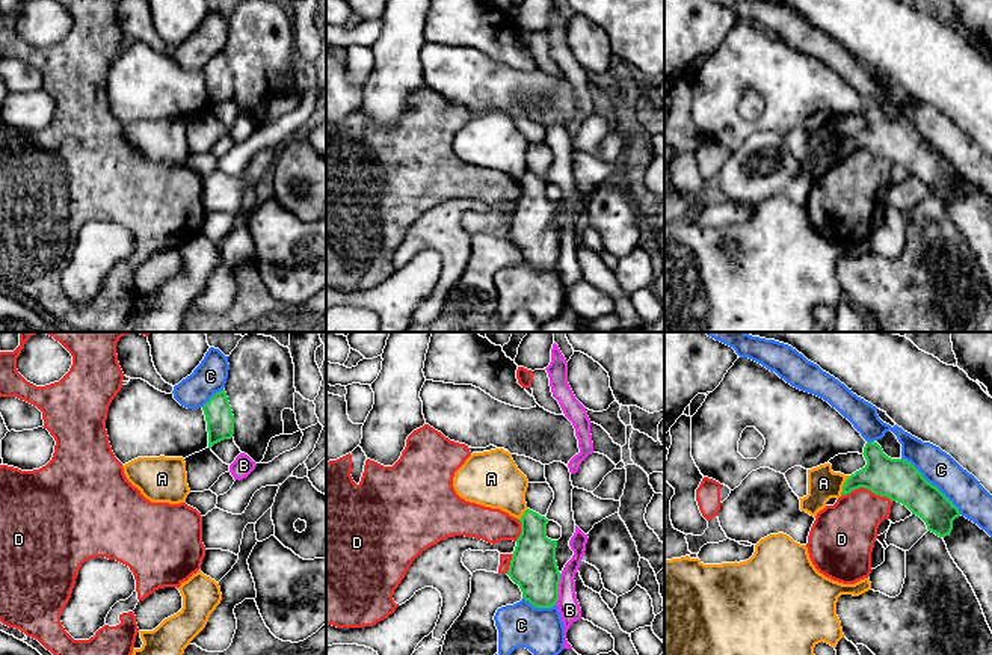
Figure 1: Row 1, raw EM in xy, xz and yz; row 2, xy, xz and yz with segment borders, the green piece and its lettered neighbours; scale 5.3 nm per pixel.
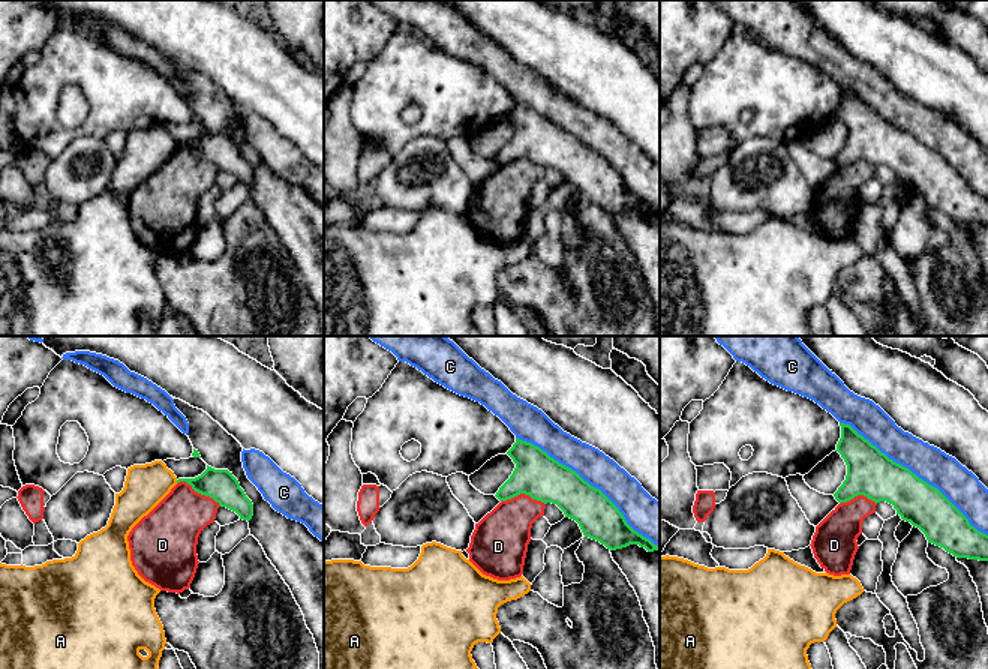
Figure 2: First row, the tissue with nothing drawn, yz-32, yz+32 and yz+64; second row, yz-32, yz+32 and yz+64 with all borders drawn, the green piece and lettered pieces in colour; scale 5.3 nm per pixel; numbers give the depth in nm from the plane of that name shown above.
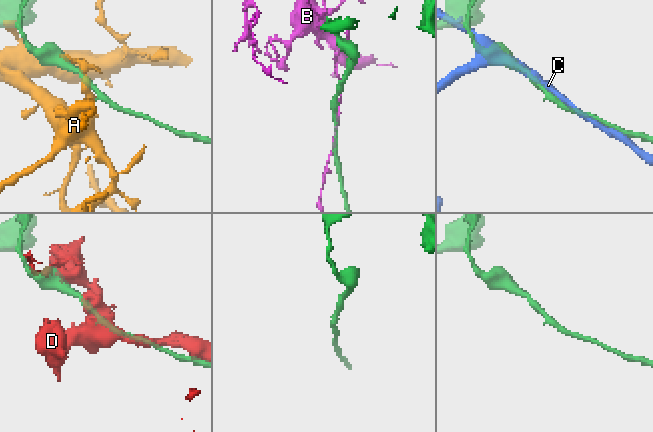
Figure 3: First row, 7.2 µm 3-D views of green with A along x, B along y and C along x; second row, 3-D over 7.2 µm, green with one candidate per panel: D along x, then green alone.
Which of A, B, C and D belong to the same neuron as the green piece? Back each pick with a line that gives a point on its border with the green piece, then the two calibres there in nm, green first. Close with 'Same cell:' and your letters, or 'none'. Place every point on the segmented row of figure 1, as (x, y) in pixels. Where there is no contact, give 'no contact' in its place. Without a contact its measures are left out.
Same cell: none

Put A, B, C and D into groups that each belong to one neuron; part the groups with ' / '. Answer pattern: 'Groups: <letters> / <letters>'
Groups: A / B / C / D

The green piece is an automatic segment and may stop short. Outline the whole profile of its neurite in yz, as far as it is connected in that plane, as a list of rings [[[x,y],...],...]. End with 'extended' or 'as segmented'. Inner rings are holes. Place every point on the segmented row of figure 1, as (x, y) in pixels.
[[[874,441],[865,444],[862,454],[867,465],[846,480],[841,497],[865,487],[906,506],[936,536],[950,536],[953,521],[960,516],[959,509],[910,462],[888,457]]]; as segmented

